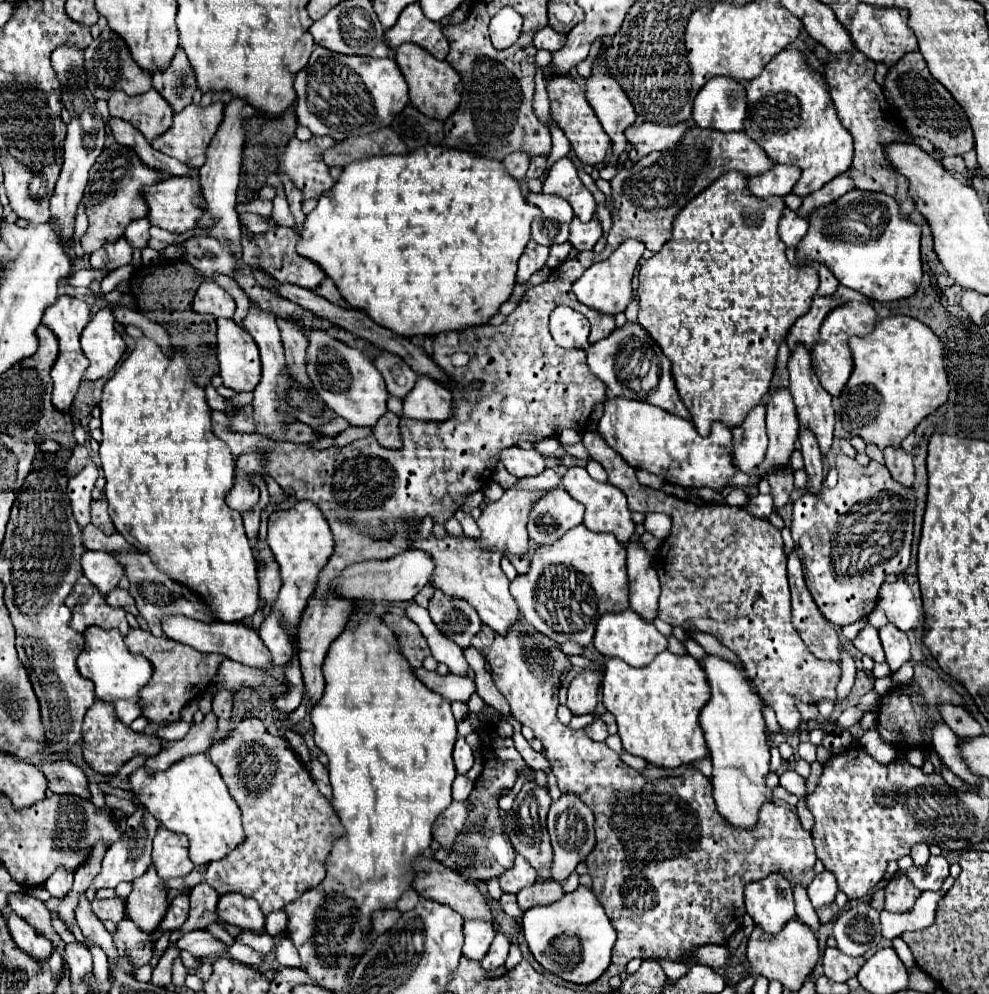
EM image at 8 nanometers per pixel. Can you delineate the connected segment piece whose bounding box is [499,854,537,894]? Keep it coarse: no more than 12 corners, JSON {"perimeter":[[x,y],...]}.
{"perimeter":[[517,854],[501,878],[501,890],[517,894],[533,886],[537,870]]}

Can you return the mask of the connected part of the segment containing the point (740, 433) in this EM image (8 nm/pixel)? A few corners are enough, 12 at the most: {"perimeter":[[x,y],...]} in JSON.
{"perimeter":[[765,404],[733,428],[733,462],[747,472],[767,452]]}

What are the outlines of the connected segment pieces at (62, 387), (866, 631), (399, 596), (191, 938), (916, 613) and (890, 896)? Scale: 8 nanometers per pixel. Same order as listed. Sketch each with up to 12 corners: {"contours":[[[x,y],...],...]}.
{"contours":[[[59,296],[42,318],[59,338],[53,404],[69,410],[89,366],[80,346],[91,310]],[[865,626],[853,640],[859,652],[885,662],[877,628]],[[405,550],[353,564],[333,588],[357,600],[411,600],[431,578],[433,558]],[[207,930],[181,934],[177,946],[195,958],[213,956],[225,944]],[[905,580],[883,584],[877,604],[887,620],[911,632],[921,610]],[[905,874],[885,886],[885,910],[907,912],[919,890]]]}

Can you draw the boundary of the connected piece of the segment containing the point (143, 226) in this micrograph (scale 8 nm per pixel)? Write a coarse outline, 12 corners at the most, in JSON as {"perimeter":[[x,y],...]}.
{"perimeter":[[139,218],[125,228],[131,246],[143,248],[149,240],[149,220]]}

